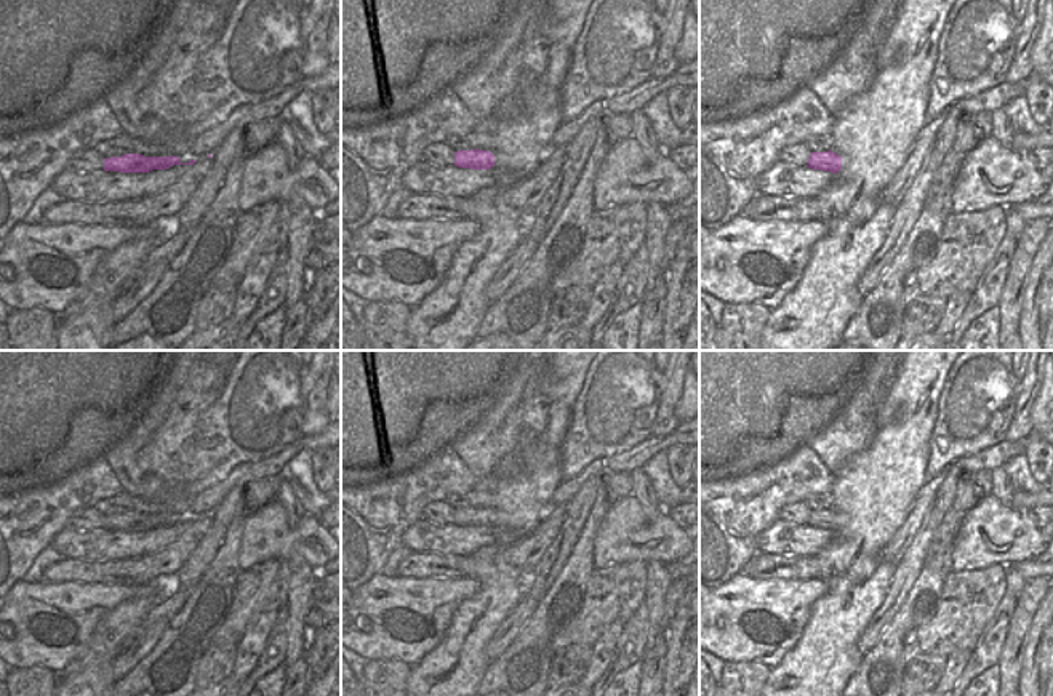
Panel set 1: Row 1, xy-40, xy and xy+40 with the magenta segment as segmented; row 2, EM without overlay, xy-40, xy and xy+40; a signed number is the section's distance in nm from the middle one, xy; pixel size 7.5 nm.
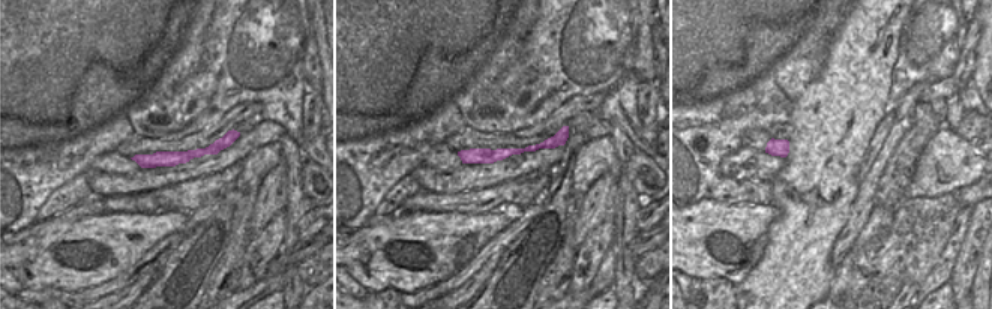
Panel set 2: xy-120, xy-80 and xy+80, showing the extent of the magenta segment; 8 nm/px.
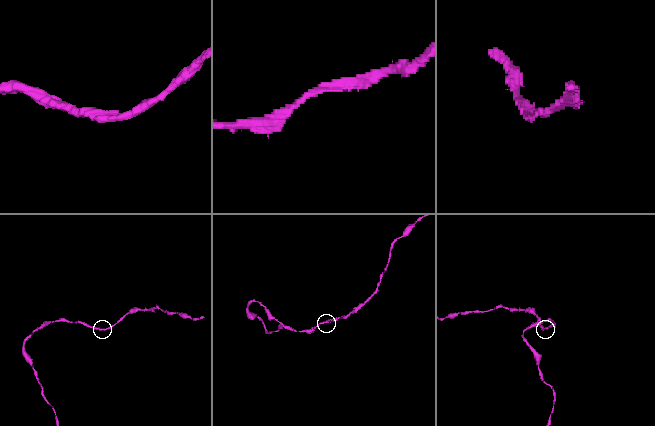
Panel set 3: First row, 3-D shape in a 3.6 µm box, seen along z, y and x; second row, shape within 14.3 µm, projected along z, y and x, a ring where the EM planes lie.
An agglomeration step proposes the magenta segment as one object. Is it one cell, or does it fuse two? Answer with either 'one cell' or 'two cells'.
one cell

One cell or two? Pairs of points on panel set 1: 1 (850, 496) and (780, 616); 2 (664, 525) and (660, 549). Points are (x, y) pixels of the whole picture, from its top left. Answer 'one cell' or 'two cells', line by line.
1: two cells
2: one cell

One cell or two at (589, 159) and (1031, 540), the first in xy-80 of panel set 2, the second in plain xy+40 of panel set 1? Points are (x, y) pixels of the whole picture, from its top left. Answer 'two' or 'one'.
one

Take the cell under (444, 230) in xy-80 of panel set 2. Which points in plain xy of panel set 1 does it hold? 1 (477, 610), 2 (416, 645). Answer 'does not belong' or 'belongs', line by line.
1: does not belong
2: belongs

